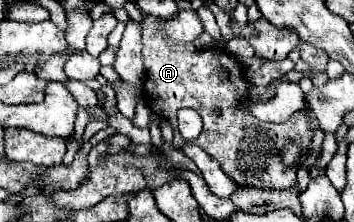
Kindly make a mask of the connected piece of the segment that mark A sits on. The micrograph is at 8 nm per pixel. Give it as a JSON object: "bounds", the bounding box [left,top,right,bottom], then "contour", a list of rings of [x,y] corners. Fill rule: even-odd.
{"bounds":[142,17,312,189],"contour":[[[144,17],[142,21],[142,57],[144,57],[144,67],[146,67],[146,81],[144,81],[144,91],[142,97],[146,101],[146,105],[150,107],[150,111],[154,111],[156,115],[164,117],[170,121],[172,129],[174,129],[174,143],[180,145],[180,133],[176,127],[176,113],[182,107],[190,107],[194,109],[202,121],[204,121],[204,129],[200,133],[200,137],[196,137],[196,145],[202,147],[212,159],[216,159],[222,167],[222,171],[240,187],[260,187],[260,189],[288,189],[292,185],[296,185],[296,167],[298,161],[294,161],[292,165],[284,163],[284,149],[288,147],[290,139],[292,143],[296,143],[296,147],[300,149],[300,155],[306,155],[308,145],[312,141],[312,133],[308,129],[308,119],[304,115],[304,111],[296,111],[288,121],[284,123],[268,123],[268,121],[260,121],[254,115],[250,115],[250,111],[246,109],[246,103],[252,101],[250,97],[250,83],[246,79],[246,71],[242,67],[242,63],[228,51],[218,51],[218,49],[196,49],[192,43],[188,45],[176,45],[166,41],[158,29],[156,29],[156,21],[158,17]],[[214,111],[220,111],[220,115],[216,117]]]}

